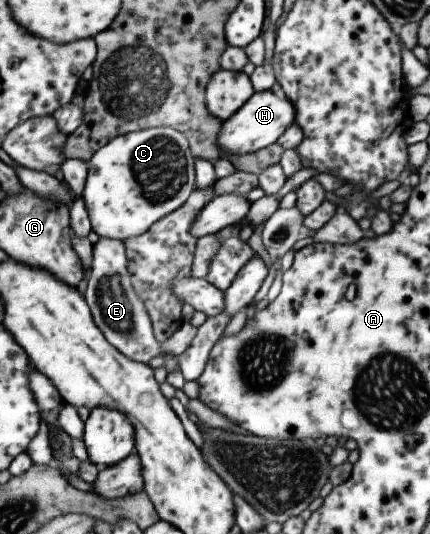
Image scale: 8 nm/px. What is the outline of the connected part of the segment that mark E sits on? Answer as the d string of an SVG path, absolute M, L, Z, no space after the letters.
M100 237L93 245L92 272L88 279L84 300L90 307L96 326L102 330L106 340L116 350L119 350L130 360L146 364L154 356L162 357L164 354L180 356L192 344L198 328L190 322L184 323L176 330L174 337L166 342L158 342L154 334L151 318L142 300L136 296L128 268L126 253L122 240Z

